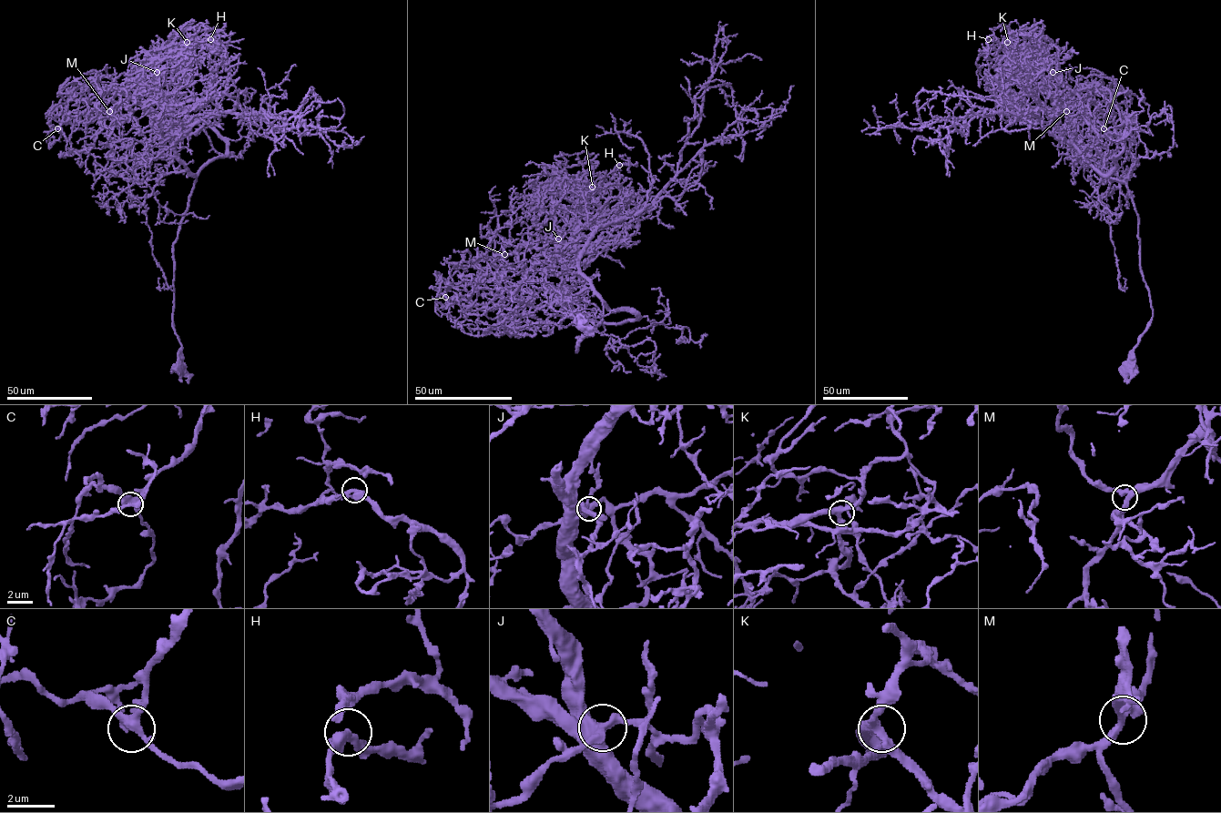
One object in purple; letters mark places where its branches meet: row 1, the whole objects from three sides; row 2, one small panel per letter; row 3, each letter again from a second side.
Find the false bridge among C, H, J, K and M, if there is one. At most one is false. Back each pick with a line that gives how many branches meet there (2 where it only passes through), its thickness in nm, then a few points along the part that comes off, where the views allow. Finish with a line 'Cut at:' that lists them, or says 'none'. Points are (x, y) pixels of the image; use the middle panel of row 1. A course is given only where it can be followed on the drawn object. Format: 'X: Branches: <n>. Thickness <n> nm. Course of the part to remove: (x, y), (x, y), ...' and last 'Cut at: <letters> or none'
Cut at: none

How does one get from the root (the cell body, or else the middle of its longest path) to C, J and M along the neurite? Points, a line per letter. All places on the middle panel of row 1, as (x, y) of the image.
C: (585, 325), (576, 351), (603, 319), (589, 288), (573, 299), (587, 299), (586, 320), (445, 297)
J: (585, 325), (576, 351), (603, 305), (572, 267), (576, 254), (552, 268), (558, 238)
M: (585, 325), (576, 351), (603, 319), (592, 290), (573, 299), (586, 320), (548, 314), (504, 254)

